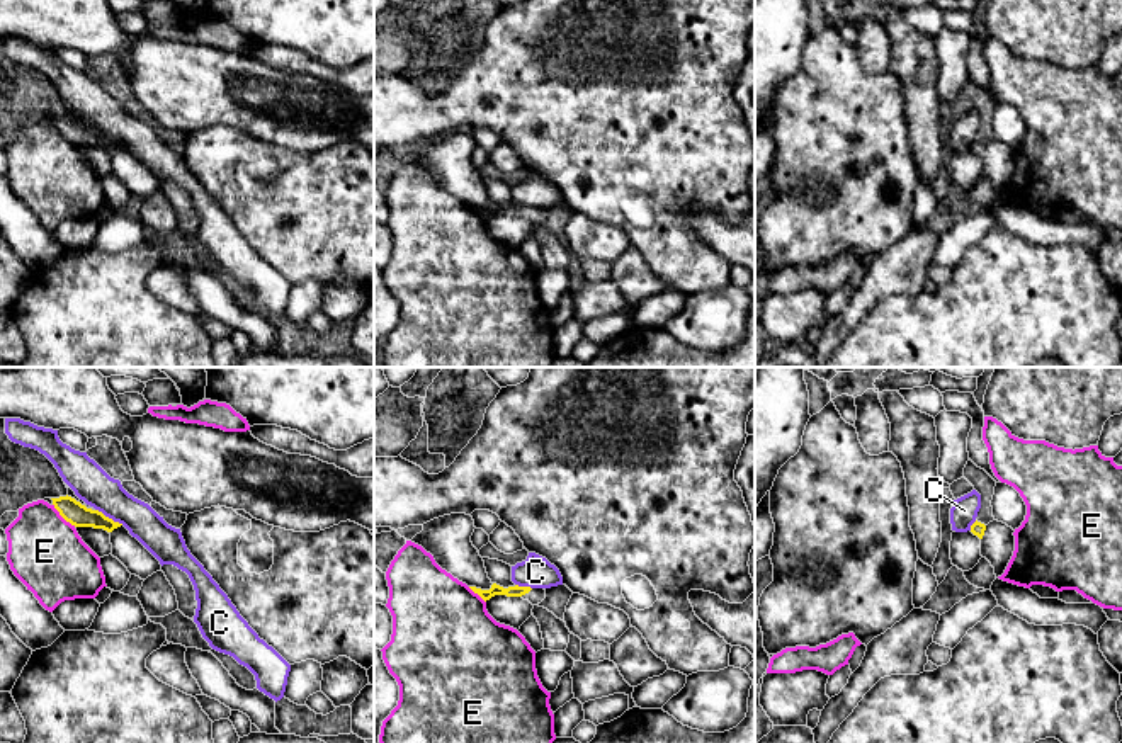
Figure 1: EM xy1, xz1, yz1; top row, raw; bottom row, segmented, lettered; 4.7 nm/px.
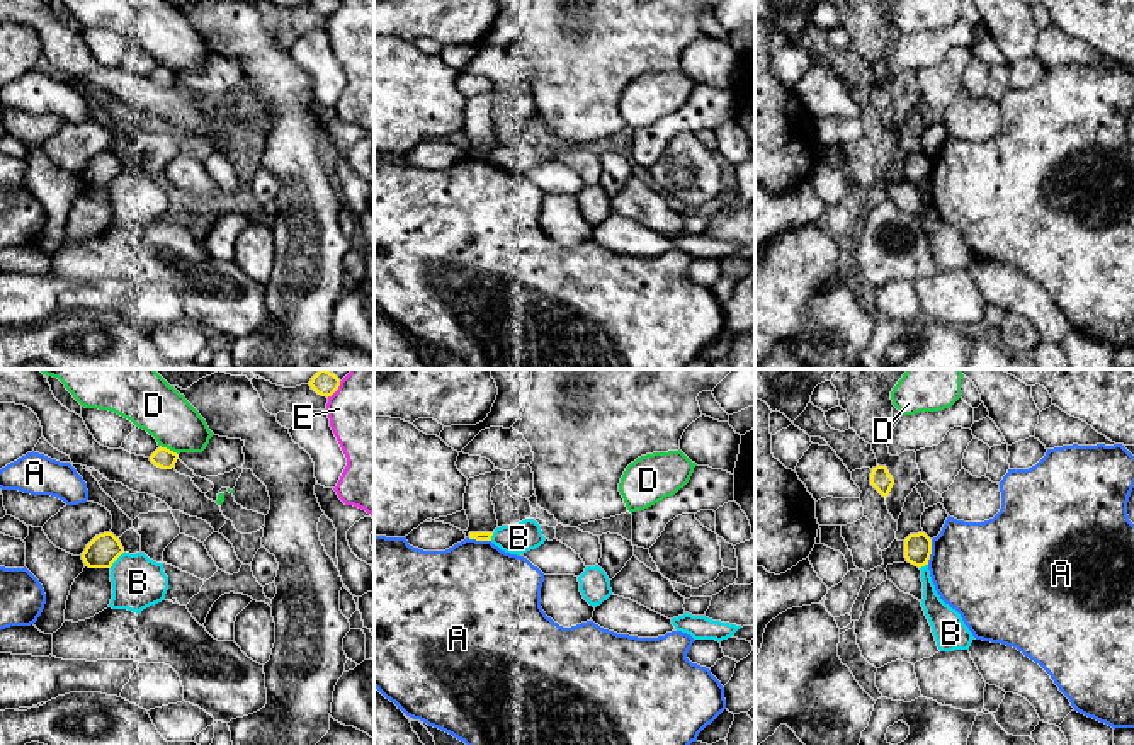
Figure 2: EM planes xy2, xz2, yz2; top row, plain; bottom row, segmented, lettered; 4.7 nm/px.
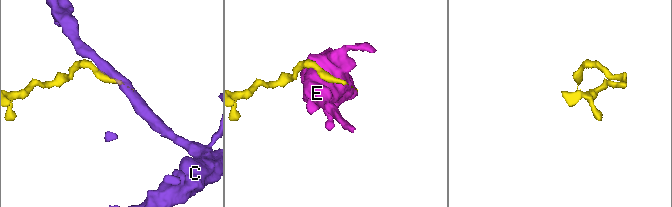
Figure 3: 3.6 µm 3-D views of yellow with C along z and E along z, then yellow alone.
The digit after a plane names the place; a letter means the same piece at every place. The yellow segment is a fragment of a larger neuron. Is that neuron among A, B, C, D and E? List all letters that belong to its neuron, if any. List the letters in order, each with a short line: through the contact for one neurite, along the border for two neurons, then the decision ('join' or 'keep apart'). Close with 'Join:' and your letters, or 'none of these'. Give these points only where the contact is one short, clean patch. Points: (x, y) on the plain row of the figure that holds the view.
A: keep apart
B: line xy2 (123, 170), (109, 186); keep apart
C: keep apart
D: keep apart
E: keep apart
Join: none of these

